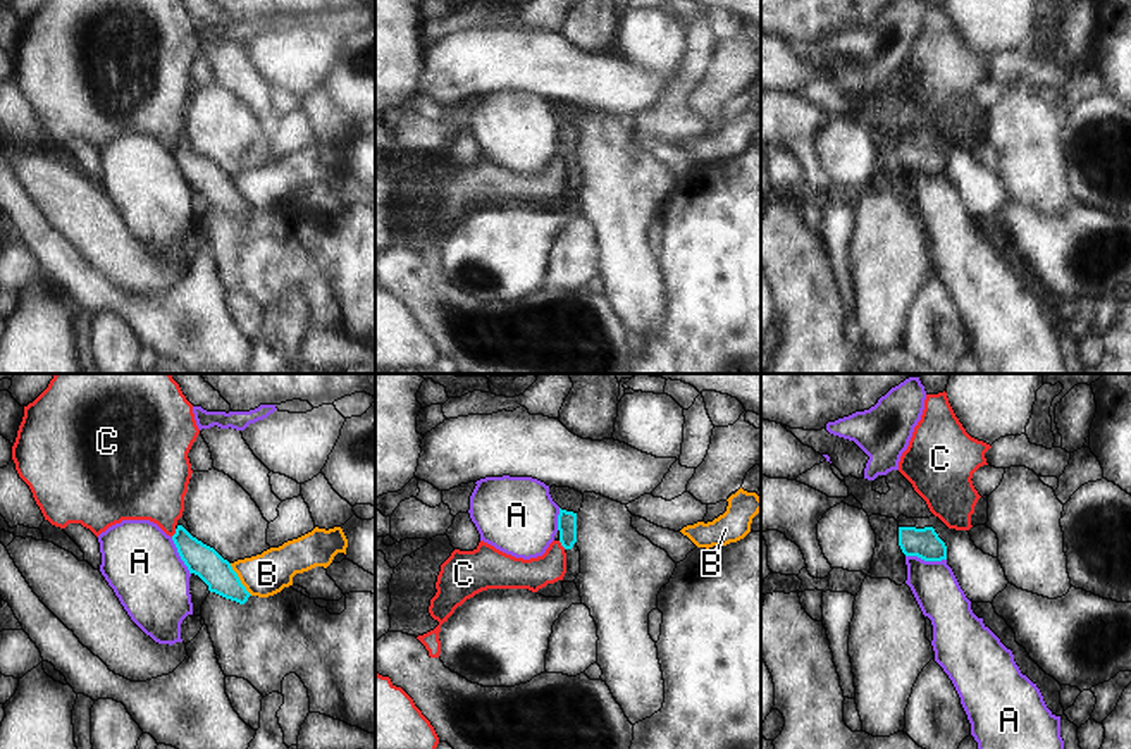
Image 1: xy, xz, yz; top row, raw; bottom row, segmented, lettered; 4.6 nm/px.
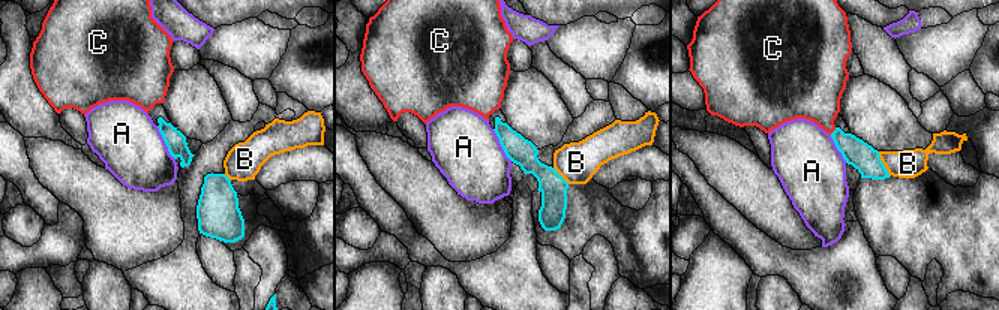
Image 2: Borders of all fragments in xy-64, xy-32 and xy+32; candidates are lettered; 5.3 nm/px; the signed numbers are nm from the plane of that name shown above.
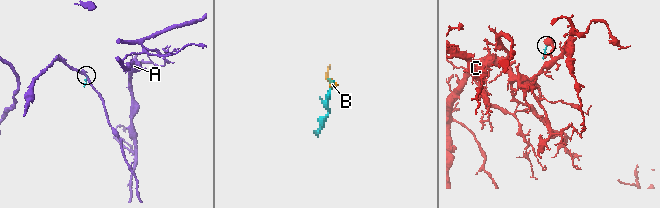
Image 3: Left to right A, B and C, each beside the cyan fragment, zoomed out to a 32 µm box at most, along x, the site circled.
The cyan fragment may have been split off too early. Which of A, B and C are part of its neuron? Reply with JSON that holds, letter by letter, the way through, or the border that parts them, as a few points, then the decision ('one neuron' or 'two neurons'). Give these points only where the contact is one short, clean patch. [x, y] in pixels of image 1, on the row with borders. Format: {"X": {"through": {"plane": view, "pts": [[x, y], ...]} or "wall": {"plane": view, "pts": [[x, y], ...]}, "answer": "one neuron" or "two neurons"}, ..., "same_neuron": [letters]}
{"A": {"wall": {"plane": "yz", "pts": [[906, 555], [916, 555], [925, 560], [945, 560]]}, "answer": "two neurons"}, "B": {"wall": {"plane": "xy", "pts": [[229, 563], [240, 582], [252, 594]]}, "answer": "two neurons"}, "C": {"through": {"plane": "xy", "pts": [[202, 560], [176, 532], [150, 486]]}, "answer": "one neuron"}, "same_neuron": ["C"]}

